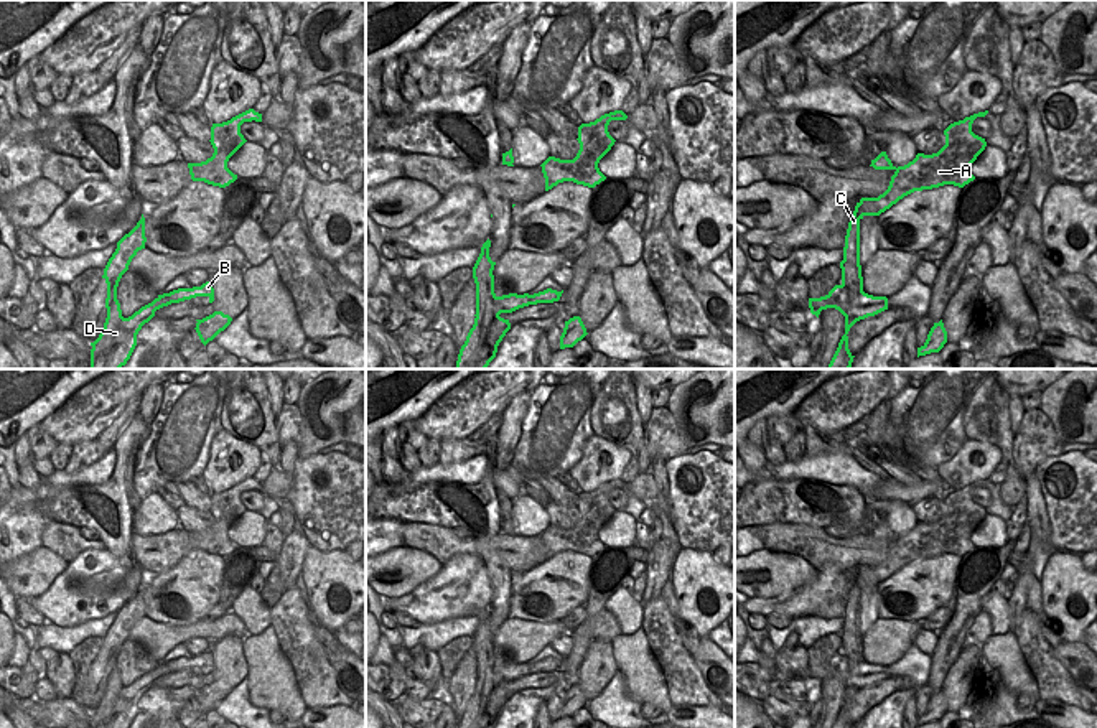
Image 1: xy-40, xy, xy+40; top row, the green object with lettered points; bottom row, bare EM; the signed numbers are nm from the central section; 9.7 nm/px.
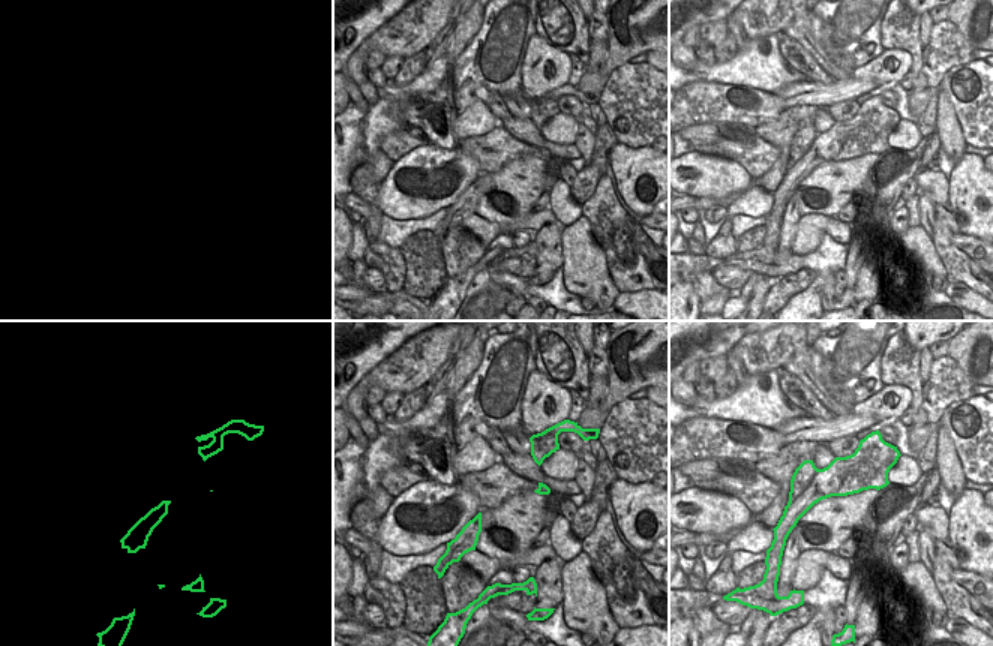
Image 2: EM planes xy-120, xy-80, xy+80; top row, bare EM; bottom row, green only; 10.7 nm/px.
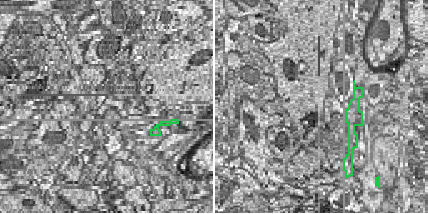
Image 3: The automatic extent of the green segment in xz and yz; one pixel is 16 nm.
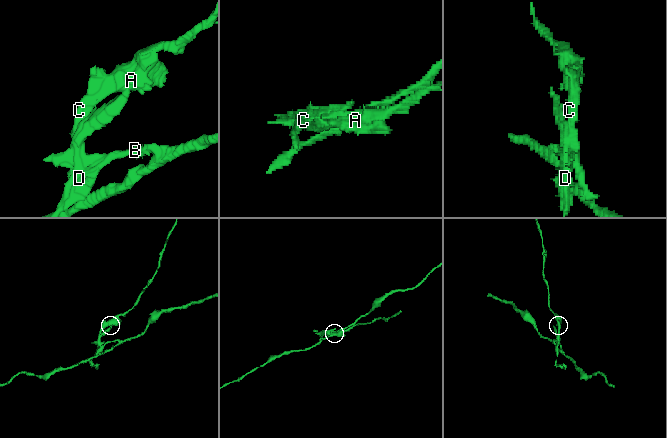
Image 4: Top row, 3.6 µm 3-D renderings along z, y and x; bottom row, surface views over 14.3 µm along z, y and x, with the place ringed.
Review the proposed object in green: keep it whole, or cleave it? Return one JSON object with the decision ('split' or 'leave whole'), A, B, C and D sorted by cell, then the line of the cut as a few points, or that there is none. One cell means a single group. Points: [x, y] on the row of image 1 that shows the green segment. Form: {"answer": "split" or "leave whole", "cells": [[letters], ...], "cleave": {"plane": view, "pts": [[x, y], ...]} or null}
{"answer": "split", "cells": [["A", "C"], ["B", "D"]], "cleave": {"plane": "xy+40", "pts": [[860, 272], [847, 287], [850, 310], [845, 318]]}}

